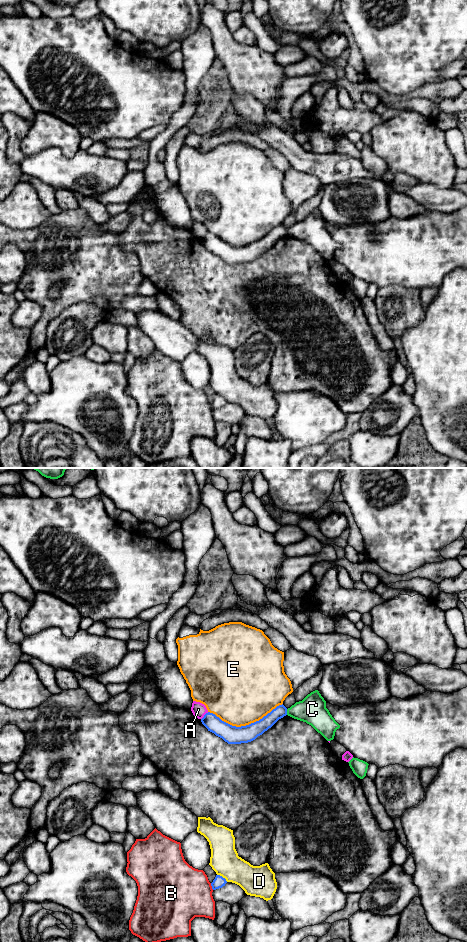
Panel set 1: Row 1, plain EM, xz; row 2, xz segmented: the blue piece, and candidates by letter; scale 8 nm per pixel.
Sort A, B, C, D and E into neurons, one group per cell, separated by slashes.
A / B / C / D / E

